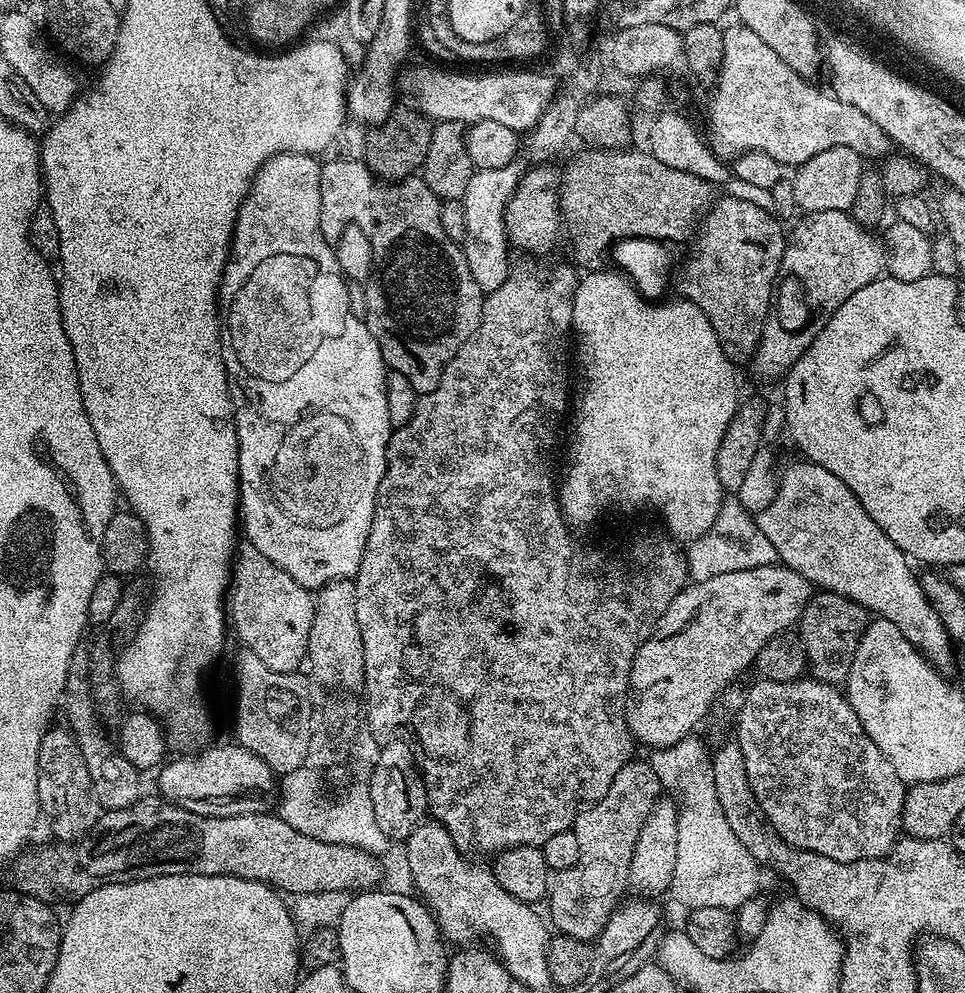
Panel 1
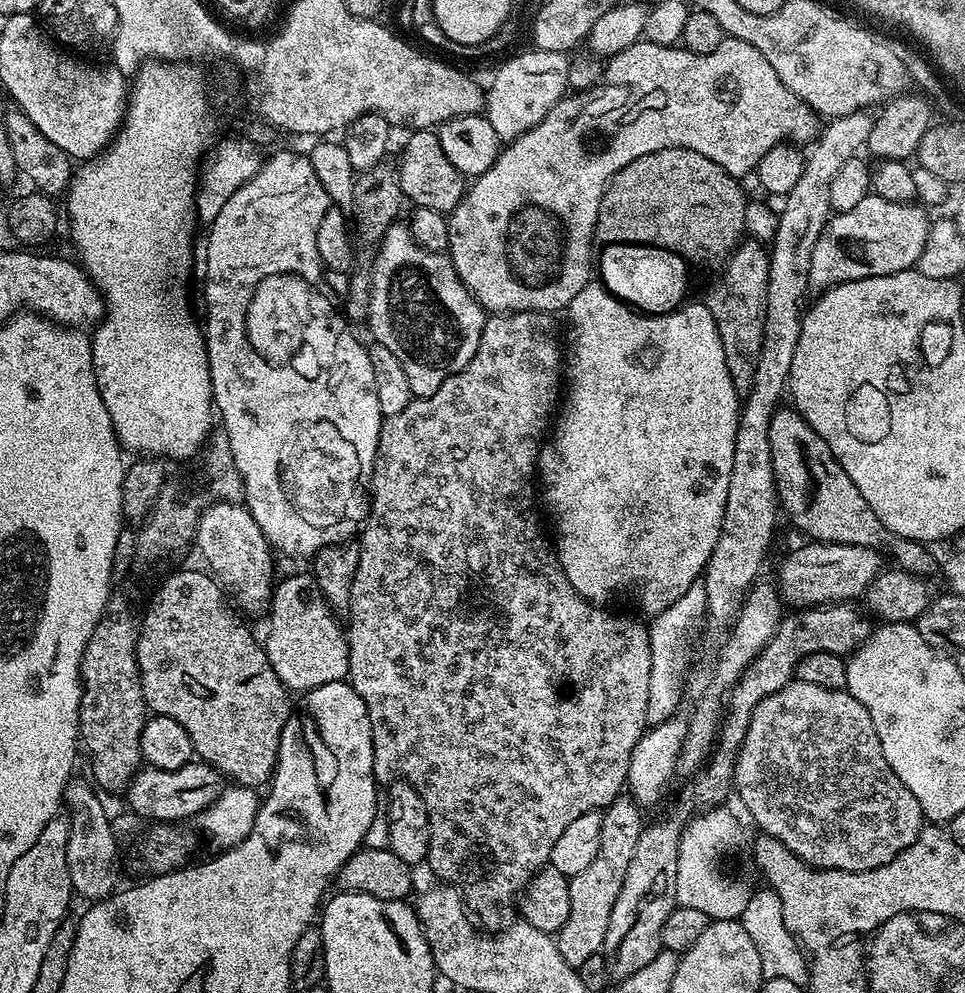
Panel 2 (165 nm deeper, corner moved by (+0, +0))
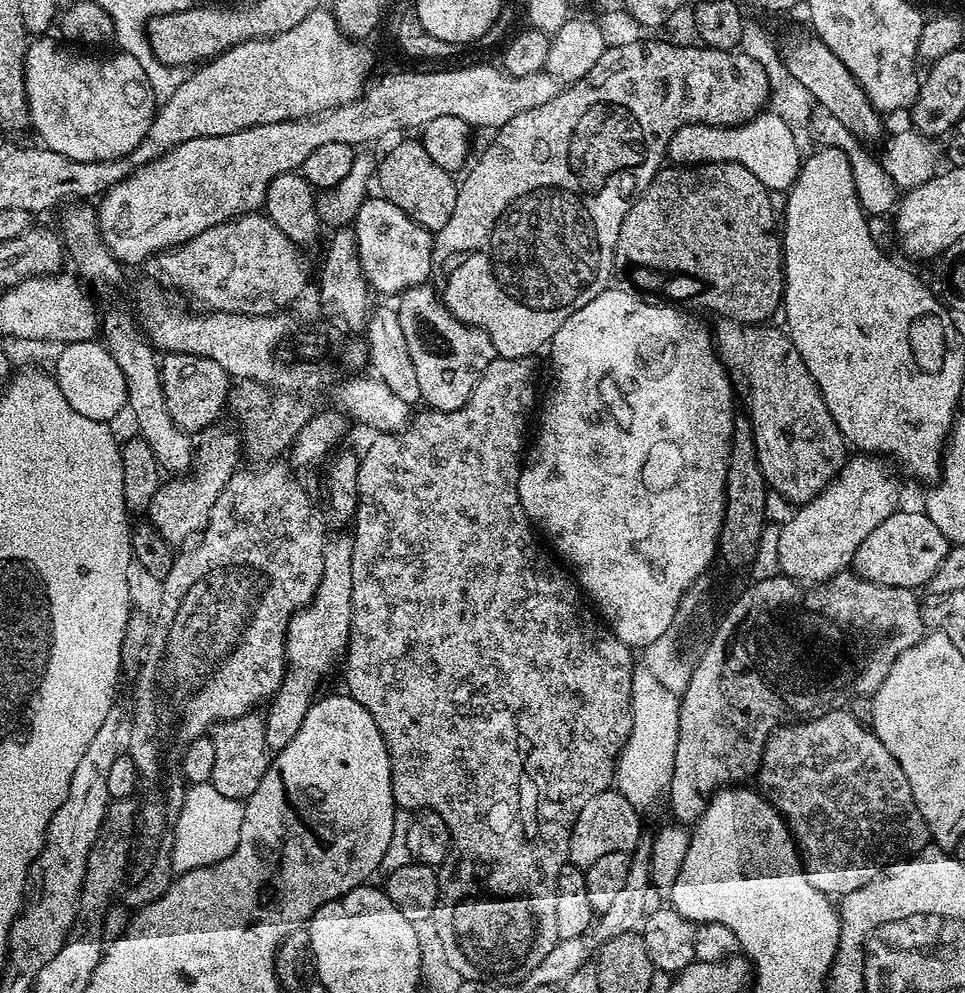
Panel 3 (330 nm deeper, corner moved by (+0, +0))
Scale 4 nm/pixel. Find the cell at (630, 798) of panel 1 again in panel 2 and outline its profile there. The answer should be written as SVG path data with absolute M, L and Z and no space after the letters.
M621 794L614 803L602 812L602 842L598 846L598 854L594 862L582 870L582 874L571 877L570 886L570 918L562 930L555 933L554 939L558 946L558 954L566 958L566 962L579 970L584 966L586 958L597 955L602 949L606 926L609 925L610 910L617 901L618 890L625 881L626 870L634 856L635 847L640 837L642 821L640 821L641 805L631 795Z

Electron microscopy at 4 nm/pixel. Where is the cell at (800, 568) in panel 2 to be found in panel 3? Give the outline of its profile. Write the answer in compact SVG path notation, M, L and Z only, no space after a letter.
M898 510L890 514L890 518L882 522L882 526L874 526L874 530L866 534L852 558L850 568L863 580L878 582L882 586L920 590L927 585L938 566L942 566L942 562L948 557L949 547L947 538L923 510Z

